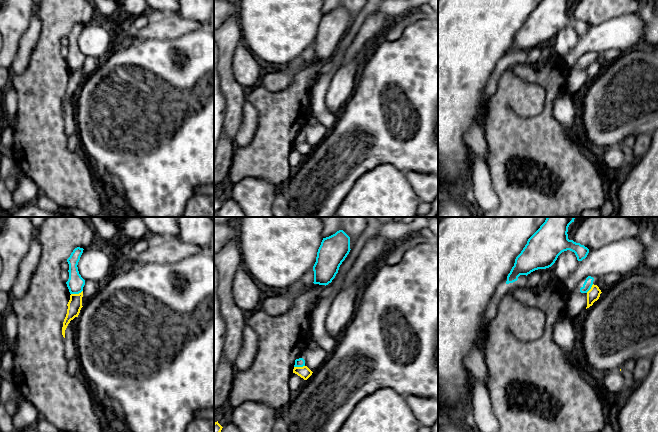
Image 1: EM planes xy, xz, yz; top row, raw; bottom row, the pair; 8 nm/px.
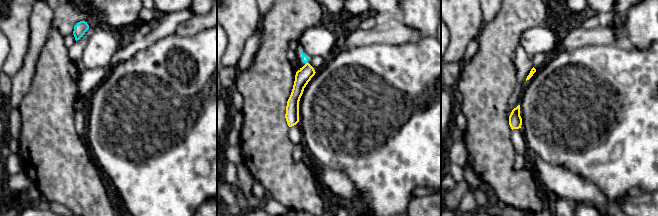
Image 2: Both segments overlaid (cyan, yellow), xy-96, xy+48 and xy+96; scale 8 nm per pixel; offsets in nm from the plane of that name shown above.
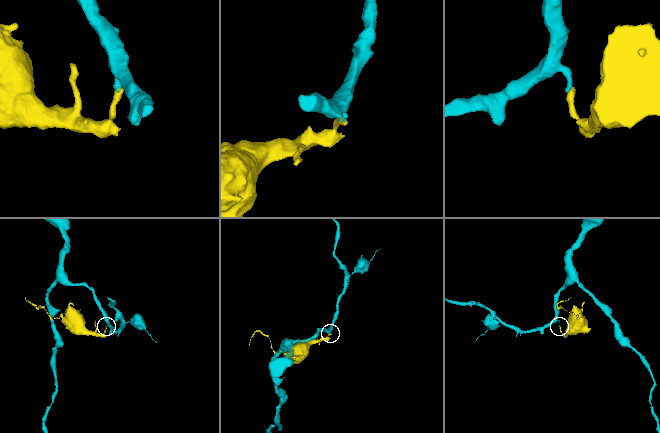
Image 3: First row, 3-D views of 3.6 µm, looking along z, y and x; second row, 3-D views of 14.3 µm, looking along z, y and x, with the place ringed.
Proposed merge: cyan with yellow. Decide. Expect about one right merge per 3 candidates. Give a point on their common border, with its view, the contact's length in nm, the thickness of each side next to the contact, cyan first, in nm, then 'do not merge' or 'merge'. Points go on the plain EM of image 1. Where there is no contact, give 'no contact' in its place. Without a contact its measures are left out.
xy (76, 69) | 100 nm | 140/110 nm | do not merge

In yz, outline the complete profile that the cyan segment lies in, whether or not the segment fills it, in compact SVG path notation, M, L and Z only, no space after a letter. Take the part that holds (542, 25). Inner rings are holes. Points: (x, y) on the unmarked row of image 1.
M542 0L516 33L514 42L507 52L506 60L517 57L520 51L527 52L535 46L551 43L558 32L567 26L574 28L578 37L585 35L589 25L568 15L569 1Z

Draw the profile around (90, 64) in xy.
M86 56L83 63L82 82L84 82L99 66L99 61L93 57Z

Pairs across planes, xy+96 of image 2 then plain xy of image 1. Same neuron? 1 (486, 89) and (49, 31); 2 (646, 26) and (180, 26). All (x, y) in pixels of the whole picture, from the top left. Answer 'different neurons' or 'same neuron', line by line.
1: same neuron
2: different neurons

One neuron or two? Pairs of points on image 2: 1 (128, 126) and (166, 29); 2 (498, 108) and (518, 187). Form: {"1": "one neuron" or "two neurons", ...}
{"1": "two neurons", "2": "one neuron"}

